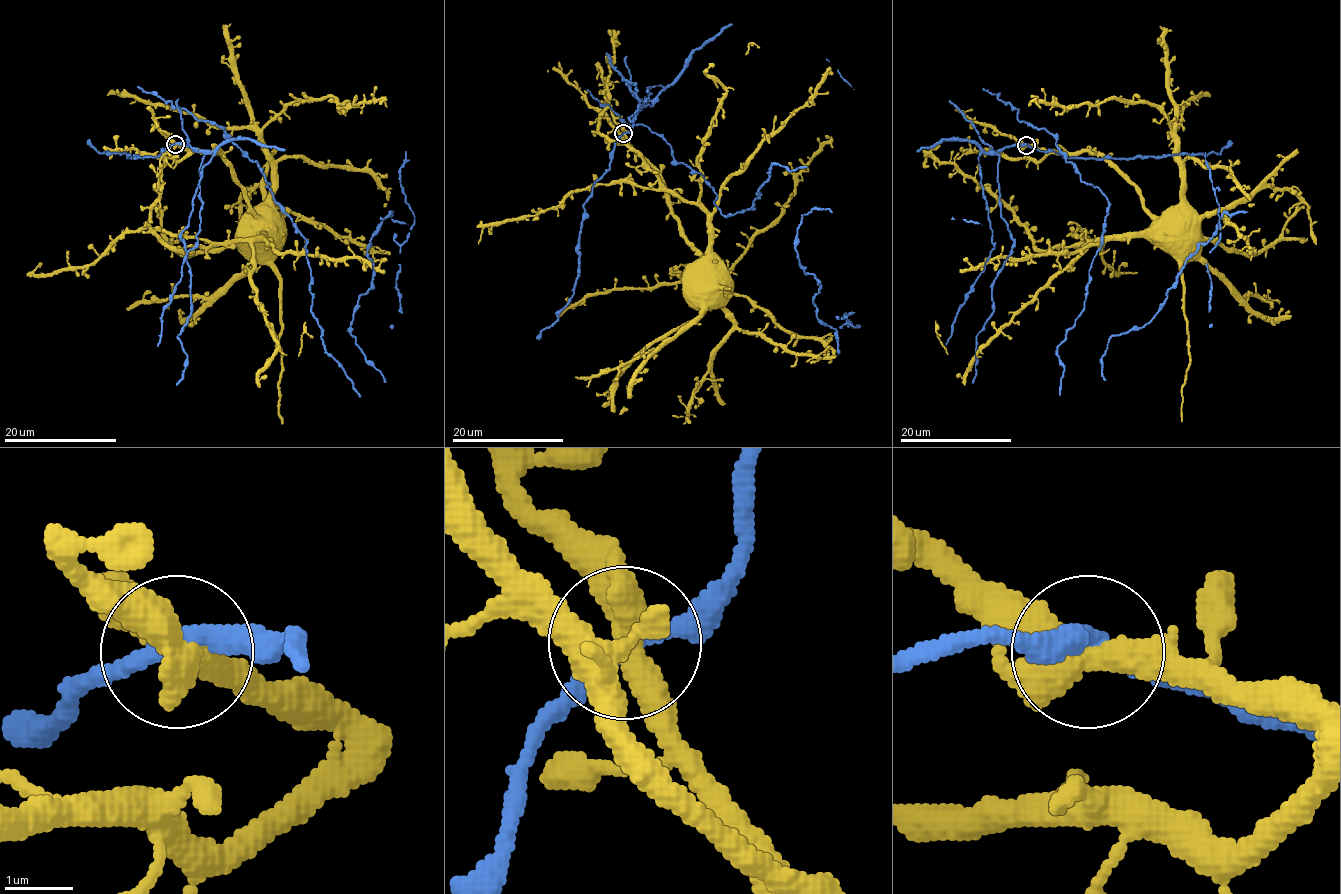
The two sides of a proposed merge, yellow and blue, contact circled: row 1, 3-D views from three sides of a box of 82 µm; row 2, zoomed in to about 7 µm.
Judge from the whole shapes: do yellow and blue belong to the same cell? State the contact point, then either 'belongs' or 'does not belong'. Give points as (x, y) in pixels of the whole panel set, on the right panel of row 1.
place (1026, 145); does not belong

